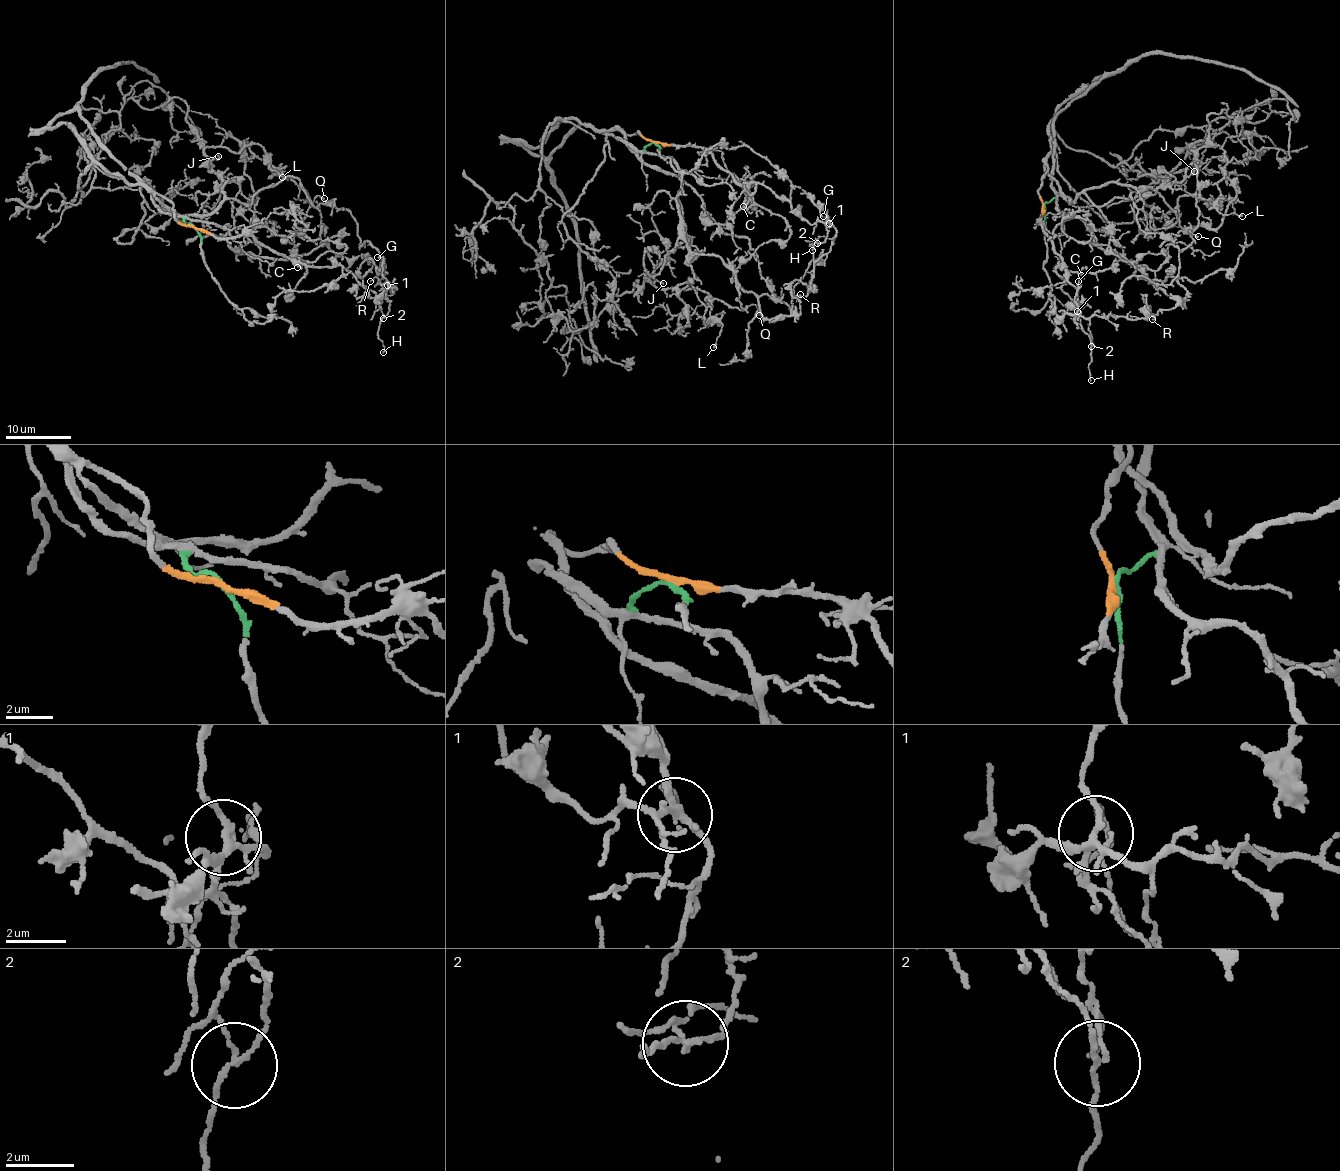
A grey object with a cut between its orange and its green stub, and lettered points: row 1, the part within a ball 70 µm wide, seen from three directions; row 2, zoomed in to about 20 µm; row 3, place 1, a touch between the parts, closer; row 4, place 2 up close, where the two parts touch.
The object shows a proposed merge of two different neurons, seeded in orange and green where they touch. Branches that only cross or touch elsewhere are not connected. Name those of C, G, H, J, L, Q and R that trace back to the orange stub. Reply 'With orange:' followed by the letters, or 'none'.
With orange: C, G, H, J, L, Q

